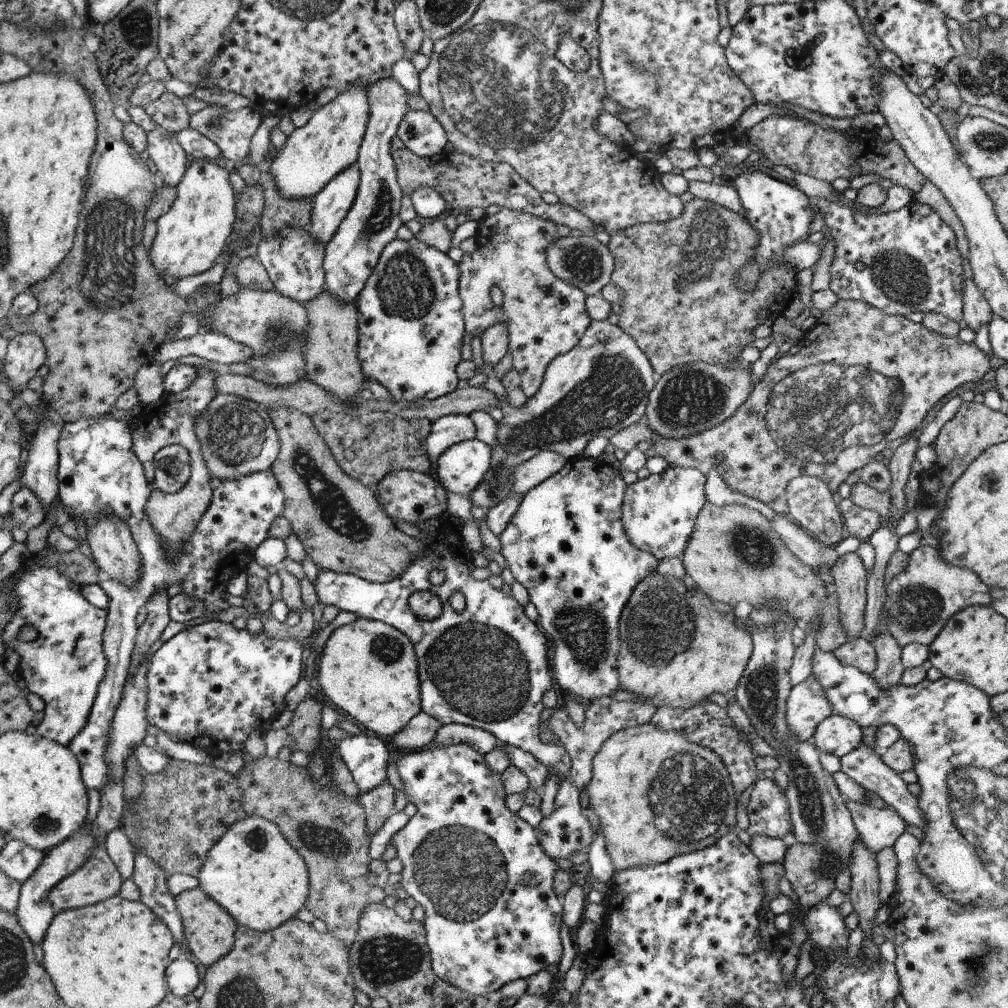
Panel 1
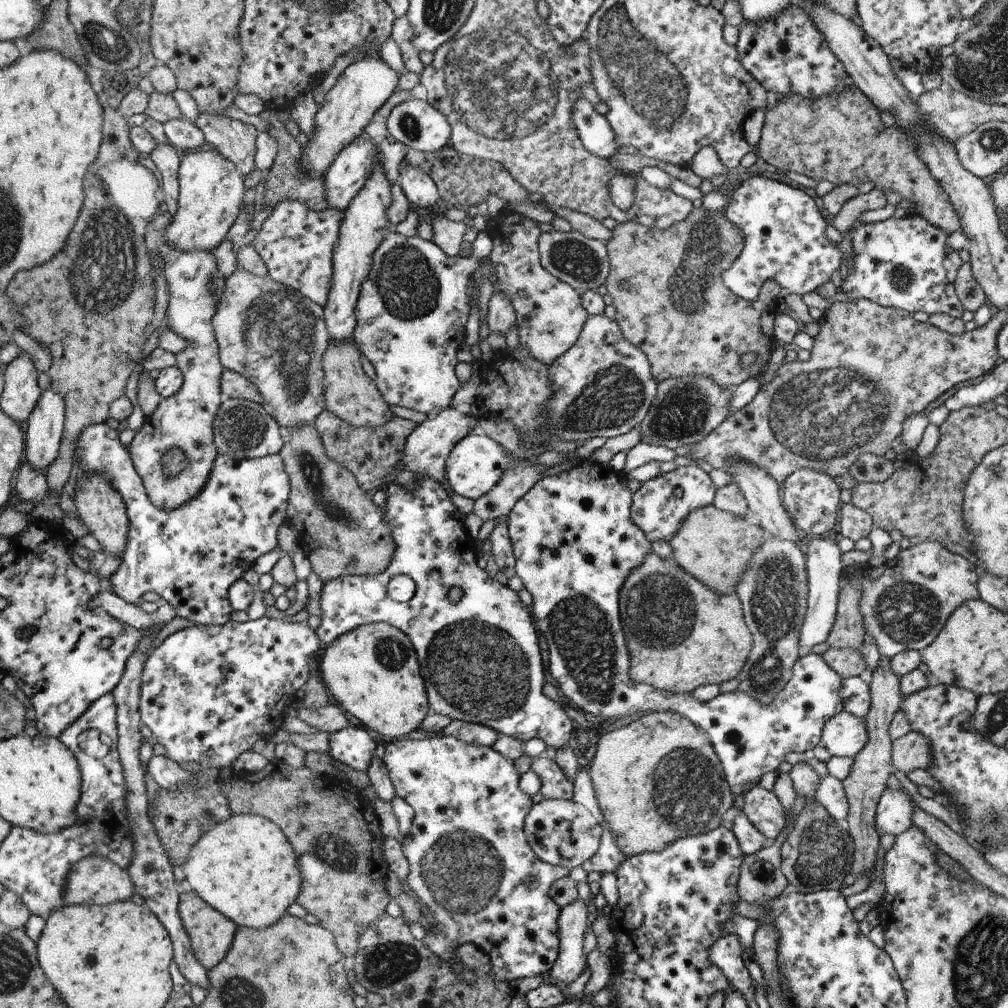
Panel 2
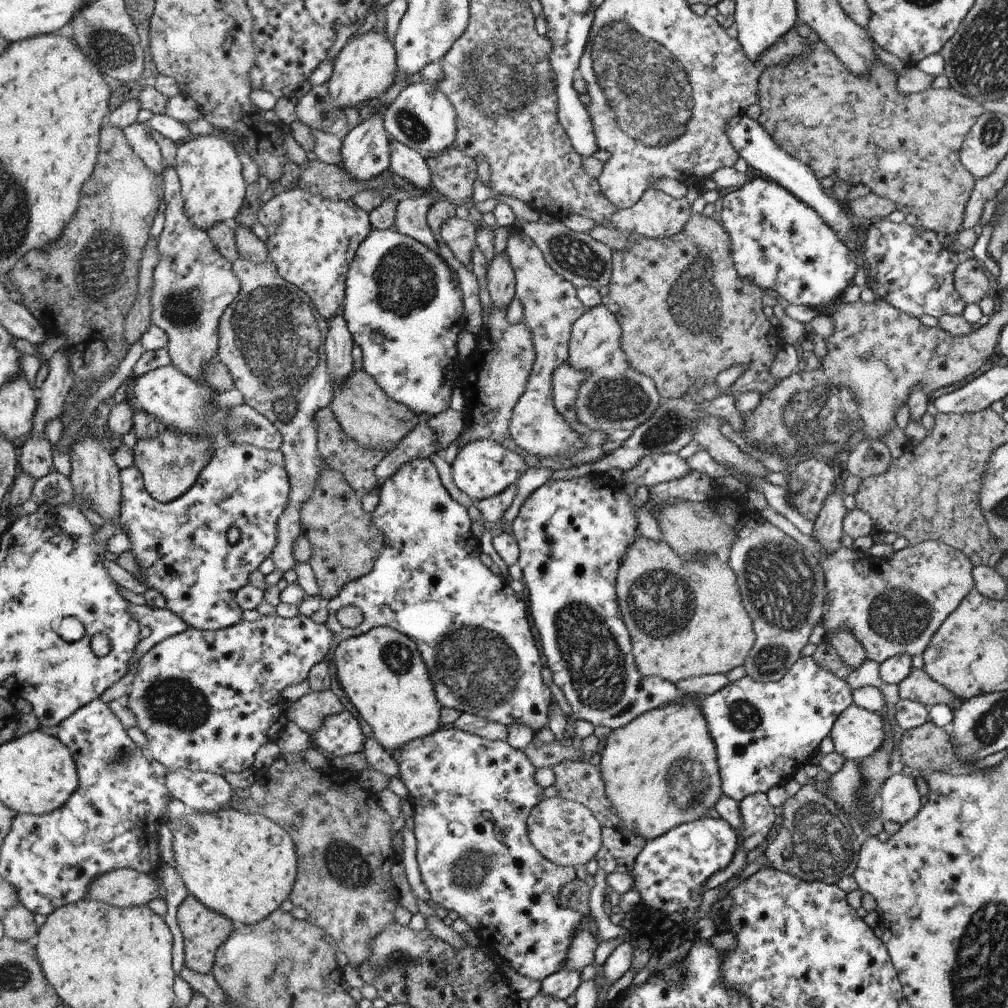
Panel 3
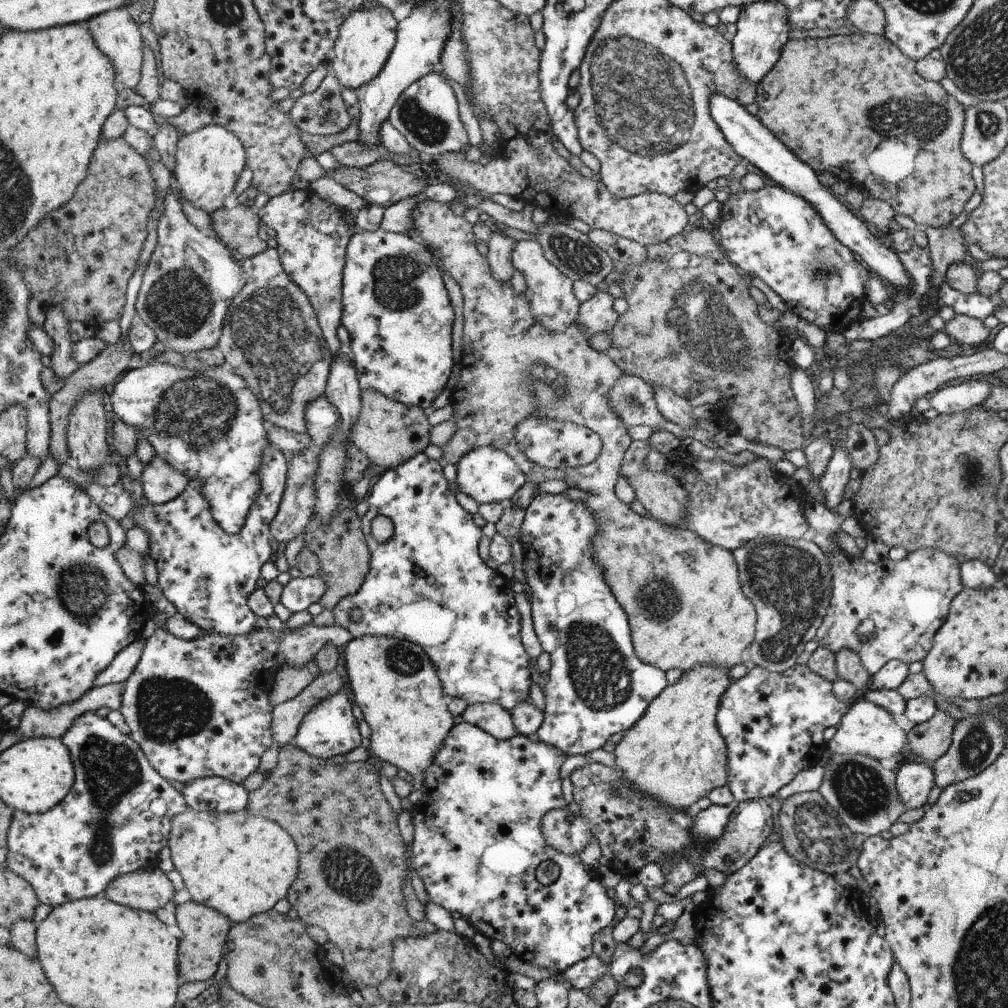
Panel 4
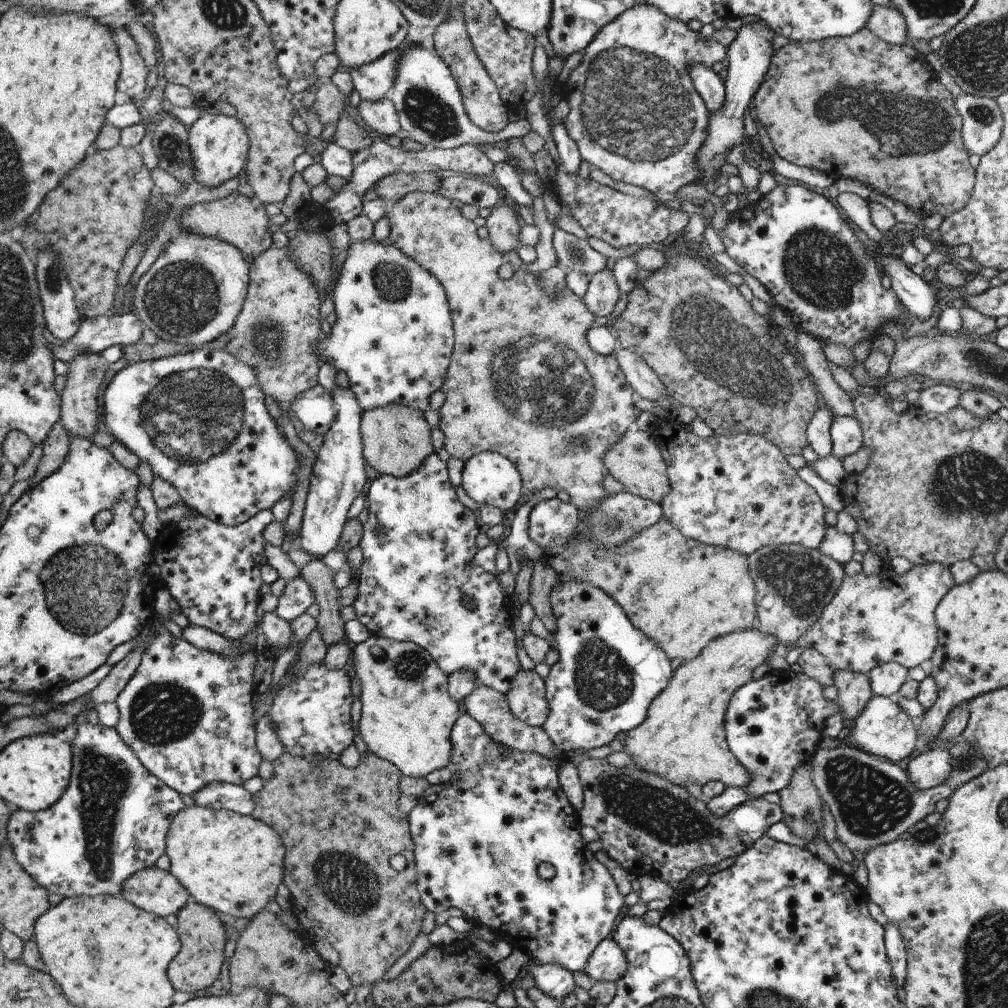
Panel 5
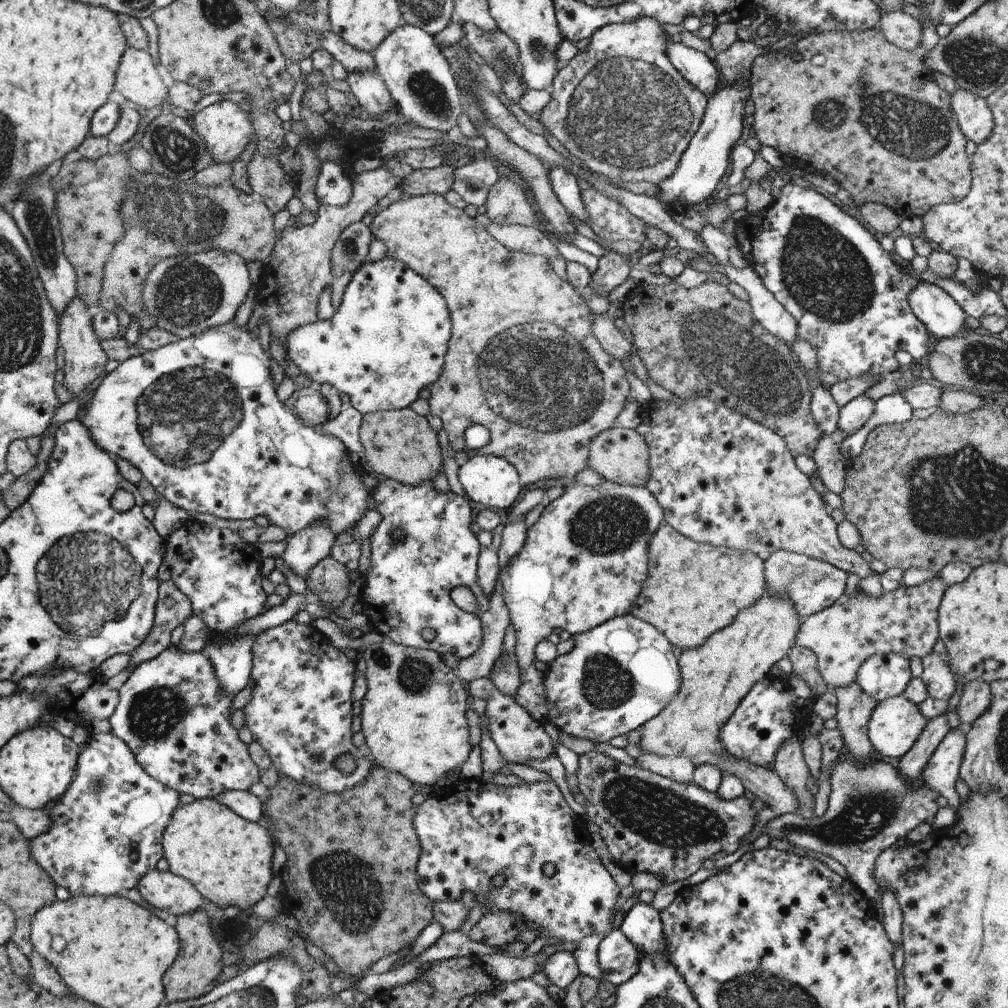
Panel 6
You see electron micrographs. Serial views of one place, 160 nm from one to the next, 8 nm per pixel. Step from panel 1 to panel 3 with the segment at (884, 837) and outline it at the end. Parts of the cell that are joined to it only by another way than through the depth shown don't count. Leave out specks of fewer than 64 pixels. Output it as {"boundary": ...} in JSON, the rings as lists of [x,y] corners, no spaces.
{"boundary":[[[908,771],[896,773],[881,784],[880,817],[883,822],[888,820],[902,826],[912,820],[922,808],[915,782],[916,775],[917,773]]]}

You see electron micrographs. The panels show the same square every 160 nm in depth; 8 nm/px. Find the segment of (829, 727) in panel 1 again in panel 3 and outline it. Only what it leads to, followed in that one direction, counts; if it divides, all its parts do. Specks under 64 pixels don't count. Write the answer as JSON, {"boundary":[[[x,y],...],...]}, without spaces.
{"boundary":[[[852,704],[840,713],[829,735],[838,754],[848,761],[859,761],[883,745],[883,718]]]}

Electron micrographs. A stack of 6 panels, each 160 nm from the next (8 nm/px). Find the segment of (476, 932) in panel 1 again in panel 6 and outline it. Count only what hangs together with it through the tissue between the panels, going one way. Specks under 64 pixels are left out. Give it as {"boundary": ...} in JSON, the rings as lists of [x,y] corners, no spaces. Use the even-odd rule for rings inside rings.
{"boundary":[[[459,778],[454,781],[448,788],[464,788],[458,792],[458,796],[450,796],[446,800],[438,800],[438,798],[432,798],[435,795],[433,792],[426,796],[424,802],[418,805],[418,814],[415,815],[415,831],[419,837],[420,844],[423,846],[422,855],[420,855],[419,860],[419,887],[421,888],[424,895],[426,895],[434,904],[438,901],[460,901],[462,894],[466,892],[472,892],[476,896],[477,904],[484,904],[488,906],[490,913],[503,913],[509,912],[513,915],[520,915],[519,918],[523,921],[526,931],[539,931],[539,936],[547,936],[550,938],[556,938],[558,942],[572,942],[576,948],[571,952],[577,964],[579,966],[579,972],[585,974],[586,977],[592,977],[601,980],[603,975],[602,969],[599,965],[599,955],[598,950],[600,944],[602,944],[602,938],[606,936],[608,928],[612,926],[610,924],[610,918],[614,914],[614,904],[620,896],[620,888],[618,884],[612,880],[610,872],[602,866],[598,854],[594,851],[594,847],[590,844],[590,836],[586,832],[586,846],[584,846],[584,823],[580,815],[576,814],[572,808],[568,805],[568,802],[564,799],[562,792],[558,789],[558,786],[552,779],[544,780],[539,782],[522,782],[513,787],[506,787],[504,785],[495,785],[494,783],[489,783],[487,780],[474,779],[472,782],[472,788],[468,788],[468,779]],[[547,862],[552,862],[557,867],[555,874],[552,877],[546,877],[542,873],[542,866]],[[498,874],[505,876],[504,884],[502,886],[494,886],[492,884],[492,878],[498,877]]]}

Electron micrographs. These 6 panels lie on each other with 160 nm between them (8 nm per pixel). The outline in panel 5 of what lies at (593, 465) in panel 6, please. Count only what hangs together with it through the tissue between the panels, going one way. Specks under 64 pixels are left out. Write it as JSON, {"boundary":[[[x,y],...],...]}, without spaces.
{"boundary":[[[631,427],[625,434],[602,456],[604,466],[609,474],[624,486],[625,491],[642,496],[647,500],[660,501],[671,492],[670,478],[667,477],[667,464],[663,460],[658,442],[650,432]]]}

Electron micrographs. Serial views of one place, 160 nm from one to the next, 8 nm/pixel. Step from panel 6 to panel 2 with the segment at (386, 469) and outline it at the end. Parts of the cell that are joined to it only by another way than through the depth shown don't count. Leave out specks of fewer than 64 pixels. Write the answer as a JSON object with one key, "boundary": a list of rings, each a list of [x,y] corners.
{"boundary":[[[352,340],[330,341],[322,358],[326,408],[358,428],[383,426],[384,423],[390,422],[394,414],[388,408],[378,386],[364,373],[360,361],[361,352],[353,344]]]}

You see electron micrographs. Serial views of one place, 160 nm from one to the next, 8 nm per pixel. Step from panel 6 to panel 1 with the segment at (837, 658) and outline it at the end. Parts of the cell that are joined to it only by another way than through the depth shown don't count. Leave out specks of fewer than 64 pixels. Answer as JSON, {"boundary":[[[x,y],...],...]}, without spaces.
{"boundary":[[[920,545],[909,554],[908,566],[885,586],[884,611],[889,618],[889,631],[901,648],[910,643],[925,644],[927,647],[940,634],[944,625],[958,611],[972,605],[991,606],[991,590],[970,569],[949,565],[936,548]]]}

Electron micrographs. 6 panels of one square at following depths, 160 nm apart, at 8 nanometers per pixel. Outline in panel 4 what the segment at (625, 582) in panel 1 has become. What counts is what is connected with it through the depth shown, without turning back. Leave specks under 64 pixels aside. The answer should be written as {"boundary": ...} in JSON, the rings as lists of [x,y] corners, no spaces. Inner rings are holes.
{"boundary":[[[538,493],[525,510],[525,517],[521,525],[519,538],[523,550],[523,570],[525,578],[529,586],[529,601],[531,615],[533,618],[533,627],[541,642],[543,652],[548,652],[551,656],[551,668],[548,673],[548,683],[546,684],[545,709],[543,710],[543,723],[537,730],[535,737],[546,744],[555,746],[560,752],[567,756],[575,754],[586,754],[590,751],[602,749],[604,743],[617,732],[630,730],[632,726],[647,712],[647,708],[664,690],[667,688],[666,673],[654,665],[649,665],[639,658],[634,647],[634,639],[630,636],[630,620],[628,620],[627,612],[622,605],[615,599],[614,593],[611,591],[610,585],[606,581],[604,569],[595,561],[595,536],[599,535],[599,520],[595,513],[591,511],[582,501],[572,501],[564,493]],[[797,664],[788,671],[781,673],[771,673],[768,669],[762,667],[754,667],[749,672],[740,678],[739,680],[732,681],[730,686],[721,698],[719,712],[716,716],[716,722],[718,724],[719,732],[722,734],[723,739],[727,744],[728,752],[728,780],[726,786],[730,789],[733,797],[736,801],[741,803],[742,801],[749,801],[754,799],[768,799],[774,796],[781,788],[784,788],[789,782],[794,780],[794,777],[798,772],[802,772],[805,768],[818,765],[821,762],[821,758],[827,749],[827,743],[824,741],[823,732],[829,726],[837,726],[842,720],[845,711],[848,708],[848,701],[843,701],[838,698],[833,691],[833,683],[826,680],[818,673],[812,672],[808,665]]]}

